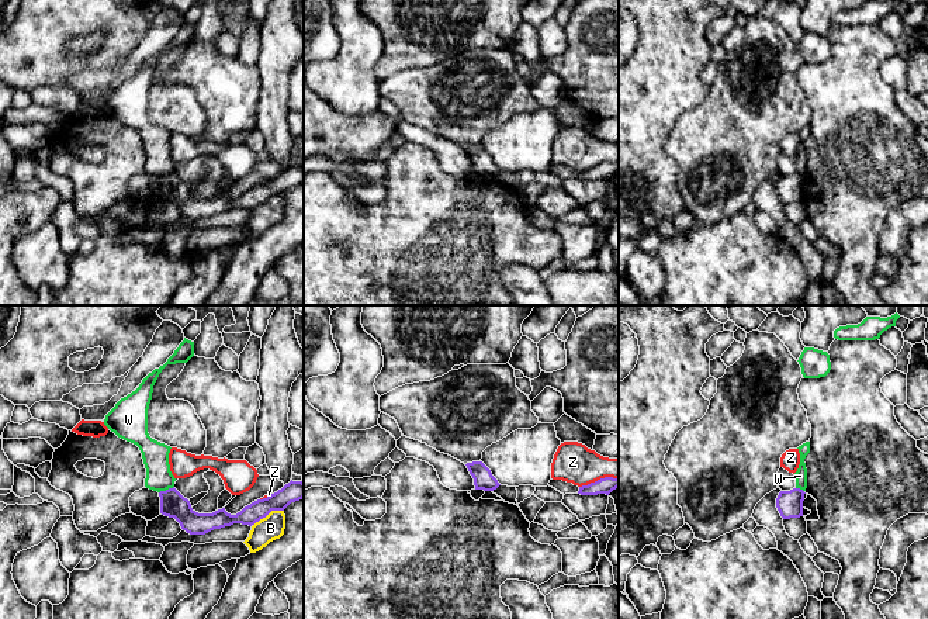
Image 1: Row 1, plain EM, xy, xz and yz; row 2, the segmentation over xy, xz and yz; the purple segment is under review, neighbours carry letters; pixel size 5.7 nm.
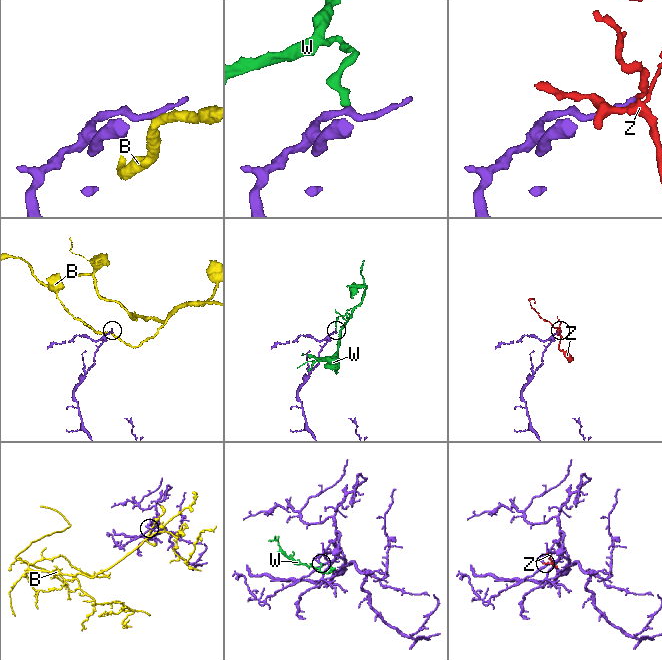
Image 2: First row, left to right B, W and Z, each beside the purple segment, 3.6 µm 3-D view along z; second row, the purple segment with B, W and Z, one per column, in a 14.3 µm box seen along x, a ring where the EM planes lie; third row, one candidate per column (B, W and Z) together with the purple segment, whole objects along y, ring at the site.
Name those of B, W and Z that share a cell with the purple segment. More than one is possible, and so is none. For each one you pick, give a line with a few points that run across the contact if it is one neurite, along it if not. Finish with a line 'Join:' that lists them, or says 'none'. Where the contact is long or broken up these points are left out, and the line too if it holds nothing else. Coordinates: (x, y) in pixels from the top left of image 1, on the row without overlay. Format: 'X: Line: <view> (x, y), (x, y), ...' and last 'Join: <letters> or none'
Join: none

